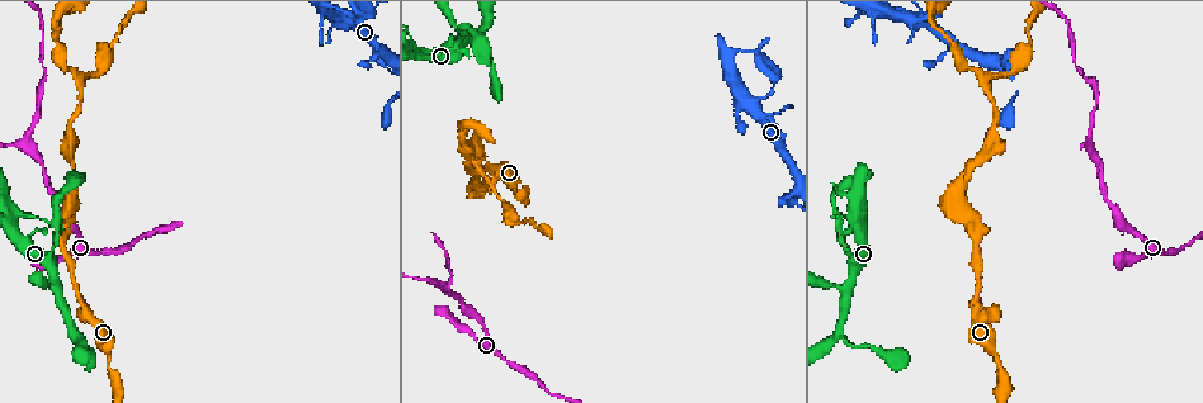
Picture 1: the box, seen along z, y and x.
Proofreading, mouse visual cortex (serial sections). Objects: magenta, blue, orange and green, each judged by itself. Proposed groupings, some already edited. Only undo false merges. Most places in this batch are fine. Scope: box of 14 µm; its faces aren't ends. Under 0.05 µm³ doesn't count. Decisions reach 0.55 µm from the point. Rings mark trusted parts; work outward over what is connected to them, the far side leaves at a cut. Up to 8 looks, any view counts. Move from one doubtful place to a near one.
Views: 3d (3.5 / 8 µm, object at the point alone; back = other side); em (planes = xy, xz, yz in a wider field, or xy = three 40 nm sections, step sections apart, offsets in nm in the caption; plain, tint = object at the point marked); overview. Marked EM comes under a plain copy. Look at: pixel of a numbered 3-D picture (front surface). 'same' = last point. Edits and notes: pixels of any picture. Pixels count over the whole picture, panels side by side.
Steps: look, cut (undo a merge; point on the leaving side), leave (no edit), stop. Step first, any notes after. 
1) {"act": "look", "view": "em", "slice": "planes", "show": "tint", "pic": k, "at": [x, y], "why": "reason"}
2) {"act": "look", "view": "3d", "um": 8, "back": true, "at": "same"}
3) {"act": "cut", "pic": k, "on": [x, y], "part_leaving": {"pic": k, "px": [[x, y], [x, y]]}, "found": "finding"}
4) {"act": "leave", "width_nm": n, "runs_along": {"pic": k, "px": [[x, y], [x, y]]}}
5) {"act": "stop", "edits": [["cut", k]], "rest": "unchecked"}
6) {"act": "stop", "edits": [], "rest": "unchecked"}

{"act": "look", "view": "3d", "um": 3.5, "pic": 1, "at": [995, 357], "why": "narrows sharply"}

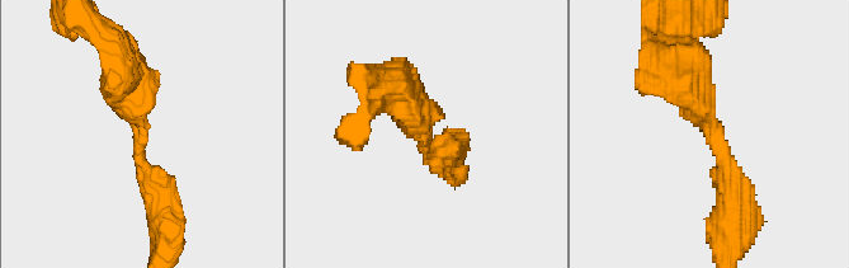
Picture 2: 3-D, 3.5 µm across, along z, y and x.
{"act": "look", "view": "em", "slice": "xy", "step": 3, "show": "tint", "pic": 2, "at": [422, 136], "arm_widths_nm": [300, 450]}

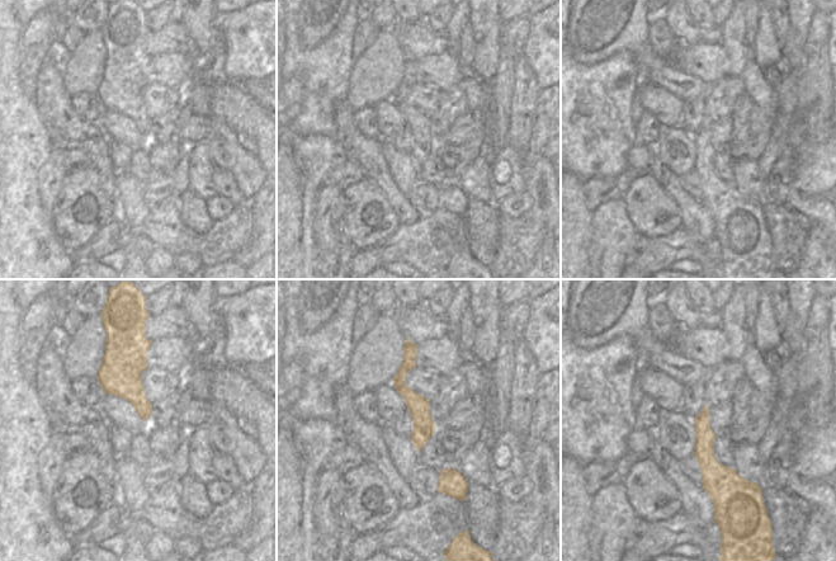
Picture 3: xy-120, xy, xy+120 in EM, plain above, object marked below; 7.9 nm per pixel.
{"act": "leave", "runs_along": {"pic": 2, "px": [[668, 62], [717, 134], [730, 203]]}, "found": "all the same cell"}

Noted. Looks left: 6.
{"act": "look", "view": "3d", "um": 3.5, "pic": 1, "at": [968, 176], "why": "thin neck"}

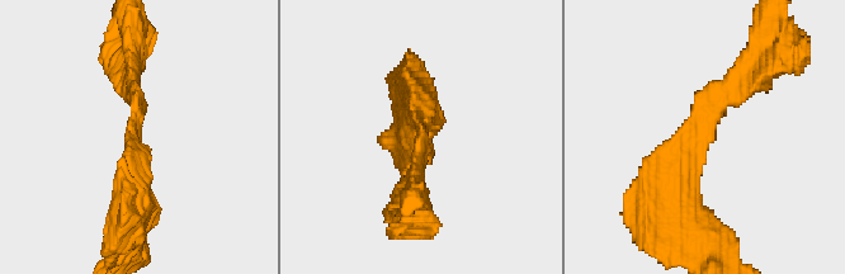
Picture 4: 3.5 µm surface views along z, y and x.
{"act": "look", "view": "em", "slice": "xy", "step": 5, "show": "tint", "pic": 4, "at": [137, 126], "arm_widths_nm": [200, 400], "why": "now the EM"}

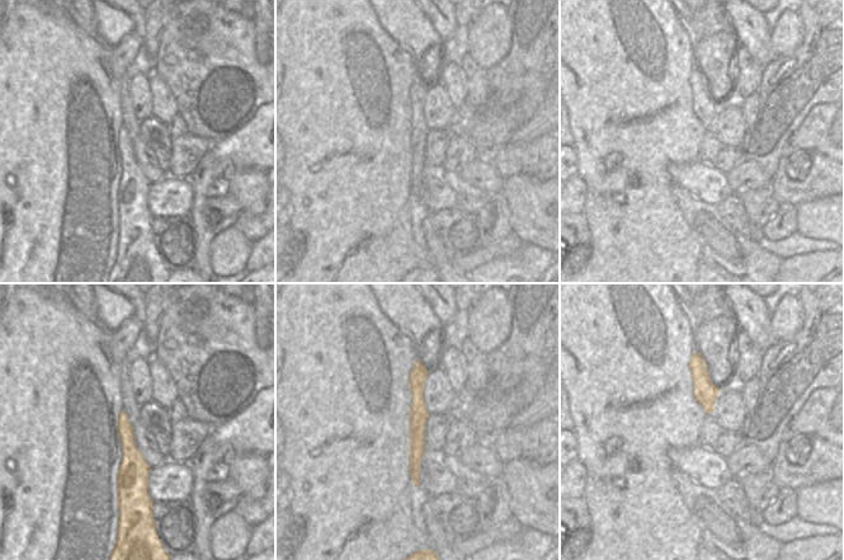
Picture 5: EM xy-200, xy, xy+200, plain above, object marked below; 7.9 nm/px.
{"act": "leave", "runs_along": {"pic": 5, "px": [[418, 365], [416, 481]]}, "found": "one cell here"}

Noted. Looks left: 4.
{"act": "look", "view": "3d", "um": 3.5, "pic": 1, "at": [80, 79], "why": "abrupt turn"}

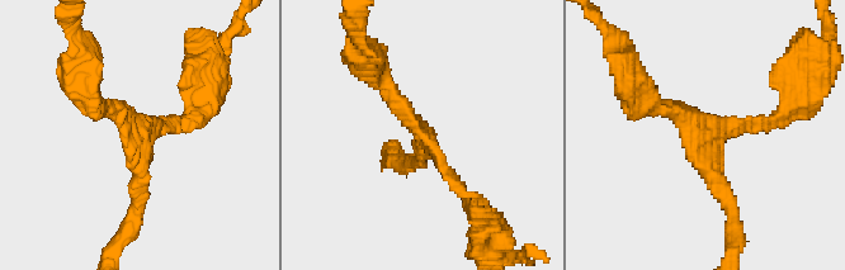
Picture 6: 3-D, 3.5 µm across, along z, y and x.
{"act": "look", "view": "em", "slice": "xy", "step": 5, "show": "tint", "pic": 6, "at": [703, 141], "arms": 3, "arm_widths_nm": [150, 200, 200], "why": "now the EM"}

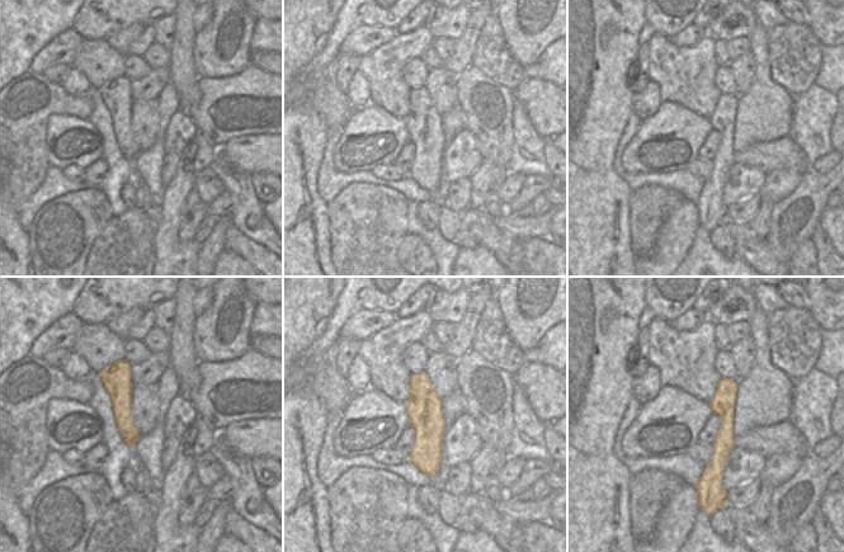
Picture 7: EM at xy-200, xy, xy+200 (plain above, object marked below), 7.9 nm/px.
{"act": "leave", "runs_along": {"pic": 7, "px": [[725, 381], [725, 438], [707, 481]]}, "found": "one cell here"}

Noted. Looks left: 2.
{"act": "stop", "edits": [], "rest": "unchecked"}

